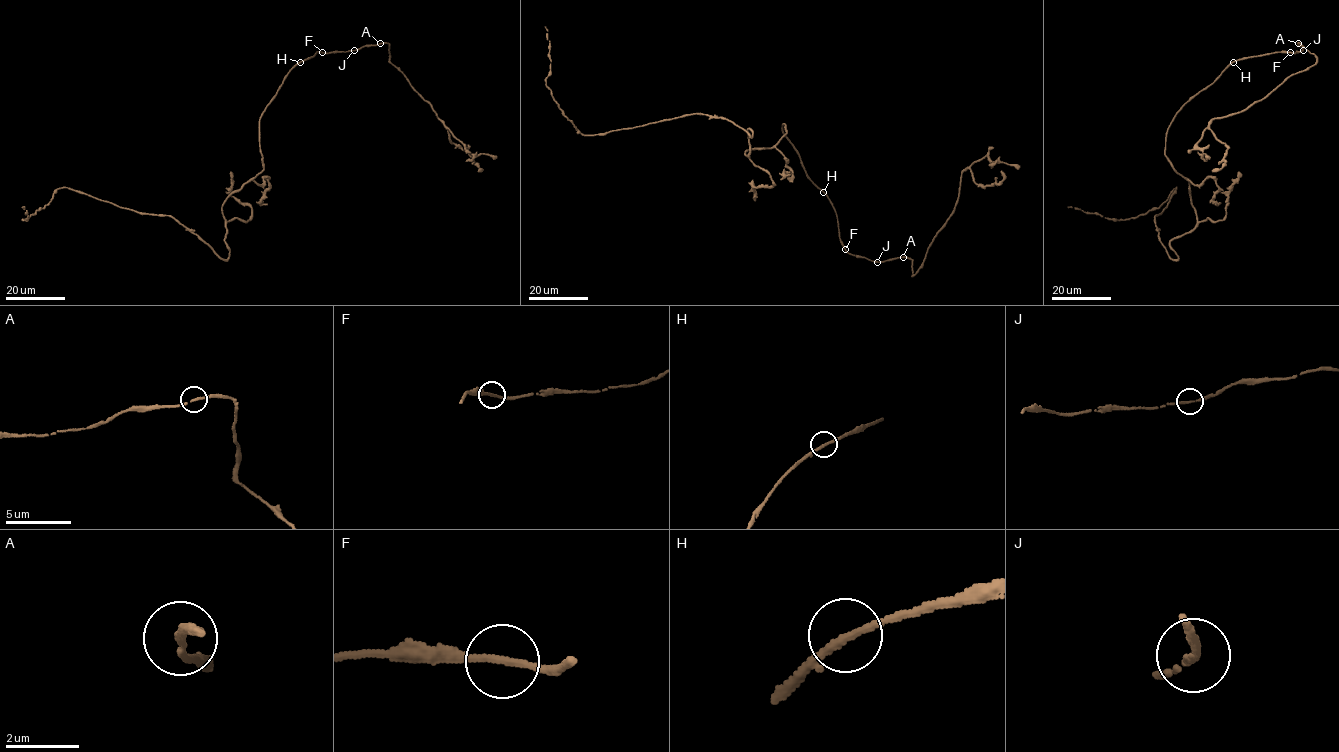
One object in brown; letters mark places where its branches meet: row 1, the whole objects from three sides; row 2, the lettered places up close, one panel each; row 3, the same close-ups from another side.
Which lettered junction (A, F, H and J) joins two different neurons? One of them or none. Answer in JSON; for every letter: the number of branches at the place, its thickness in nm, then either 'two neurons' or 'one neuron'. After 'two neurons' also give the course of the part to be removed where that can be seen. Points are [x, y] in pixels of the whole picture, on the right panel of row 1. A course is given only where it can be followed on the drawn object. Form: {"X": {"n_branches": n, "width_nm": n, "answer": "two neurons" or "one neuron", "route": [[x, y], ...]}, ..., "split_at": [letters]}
{"A": {"n_branches": 2, "width_nm": 180, "answer": "one neuron"}, "F": {"n_branches": 2, "width_nm": 180, "answer": "one neuron"}, "H": {"n_branches": 2, "width_nm": 190, "answer": "one neuron"}, "J": {"n_branches": 2, "width_nm": 160, "answer": "one neuron"}, "split_at": []}

